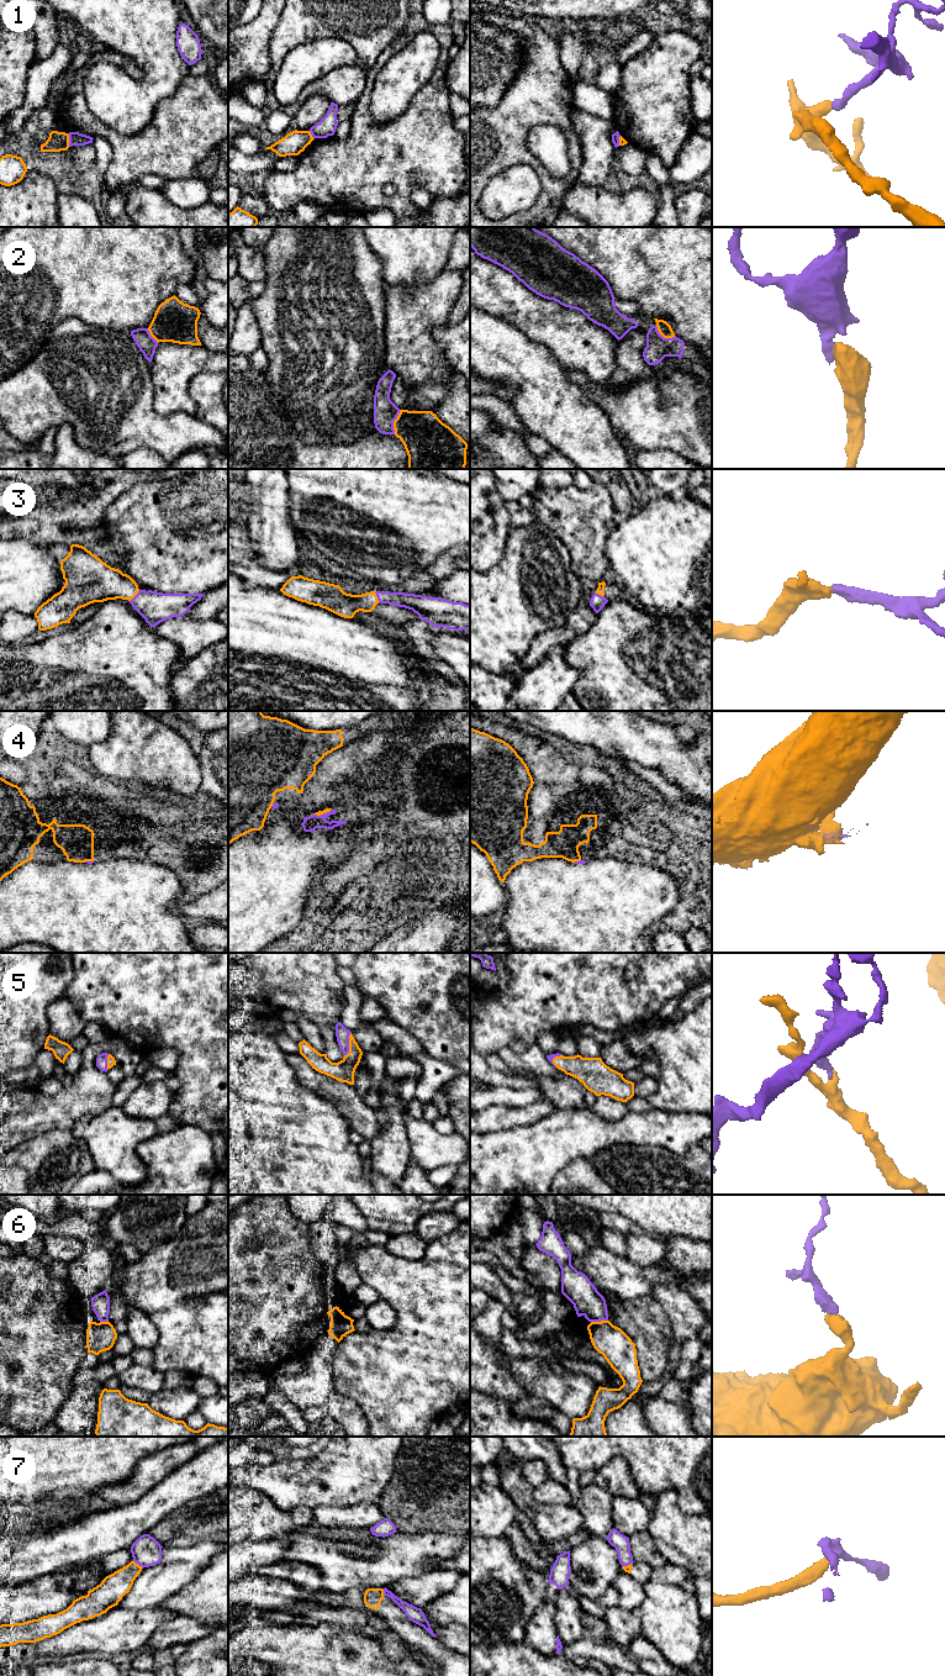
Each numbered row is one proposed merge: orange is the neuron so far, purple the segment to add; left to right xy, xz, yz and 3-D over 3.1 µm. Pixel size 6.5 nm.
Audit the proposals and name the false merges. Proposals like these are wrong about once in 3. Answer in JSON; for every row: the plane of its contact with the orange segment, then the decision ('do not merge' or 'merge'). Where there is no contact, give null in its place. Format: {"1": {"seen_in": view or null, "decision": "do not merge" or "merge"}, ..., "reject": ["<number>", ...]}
{"1": {"seen_in": "xy", "decision": "do not merge"}, "2": {"seen_in": "xz", "decision": "merge"}, "3": {"seen_in": "xy", "decision": "merge"}, "4": {"seen_in": "xz", "decision": "do not merge"}, "5": {"seen_in": "xz", "decision": "merge"}, "6": {"seen_in": "yz", "decision": "do not merge"}, "7": {"seen_in": "xy", "decision": "do not merge"}, "reject": ["1", "4", "6", "7"]}

